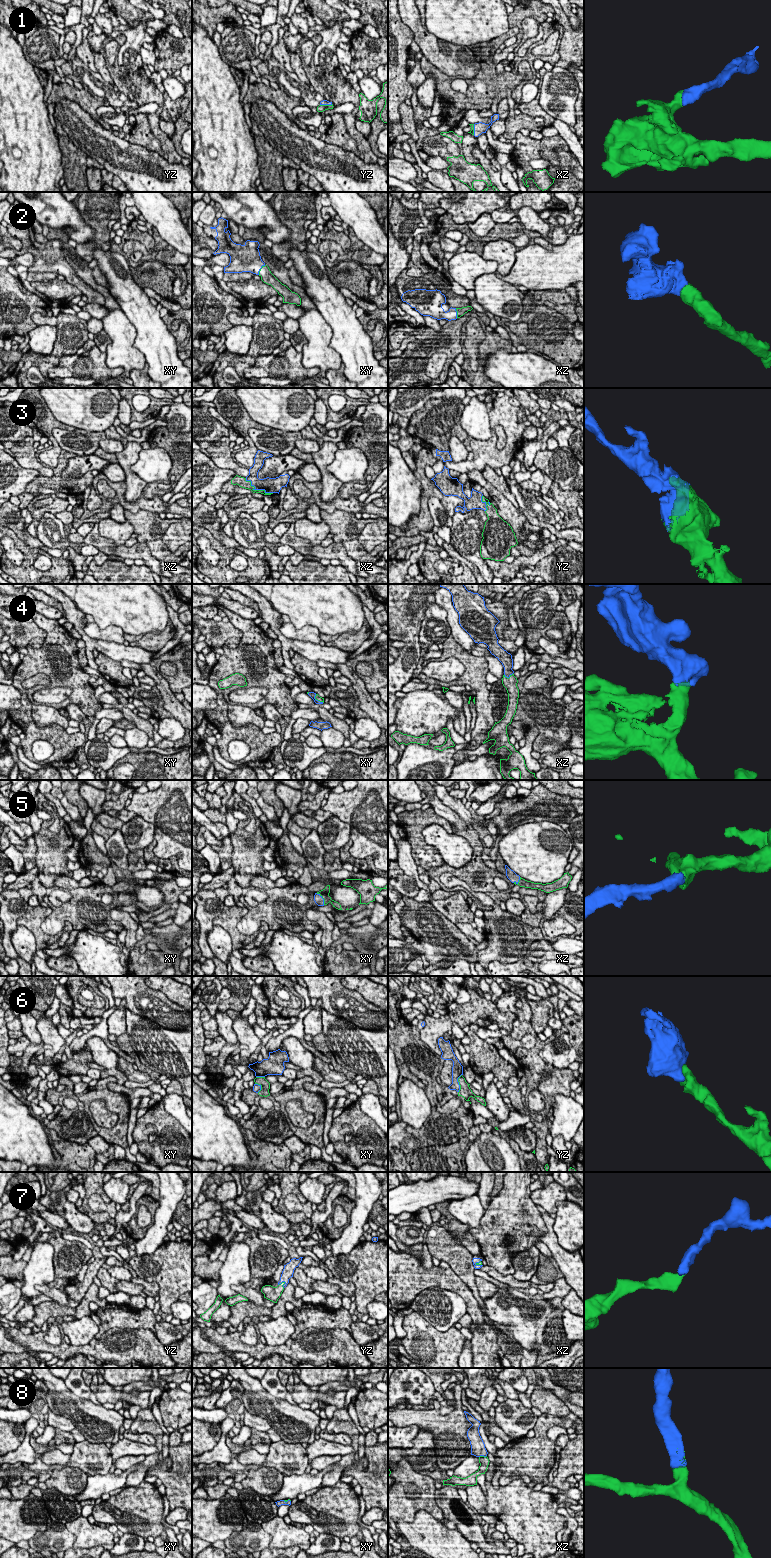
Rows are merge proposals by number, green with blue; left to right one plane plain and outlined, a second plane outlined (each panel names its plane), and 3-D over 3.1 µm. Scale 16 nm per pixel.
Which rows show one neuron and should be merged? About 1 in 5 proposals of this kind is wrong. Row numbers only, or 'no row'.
1, 2, 3, 4, 5, 7, 8

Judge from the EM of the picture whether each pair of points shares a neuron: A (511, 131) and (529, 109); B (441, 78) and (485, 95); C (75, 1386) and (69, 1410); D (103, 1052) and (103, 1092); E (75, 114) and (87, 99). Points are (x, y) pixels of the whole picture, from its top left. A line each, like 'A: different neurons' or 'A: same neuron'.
A: different neurons
B: same neuron
C: different neurons
D: different neurons
E: different neurons

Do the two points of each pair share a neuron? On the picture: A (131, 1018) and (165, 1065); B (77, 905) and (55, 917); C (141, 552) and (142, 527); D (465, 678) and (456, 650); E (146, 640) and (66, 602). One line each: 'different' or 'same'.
A: same
B: same
C: different
D: same
E: different

